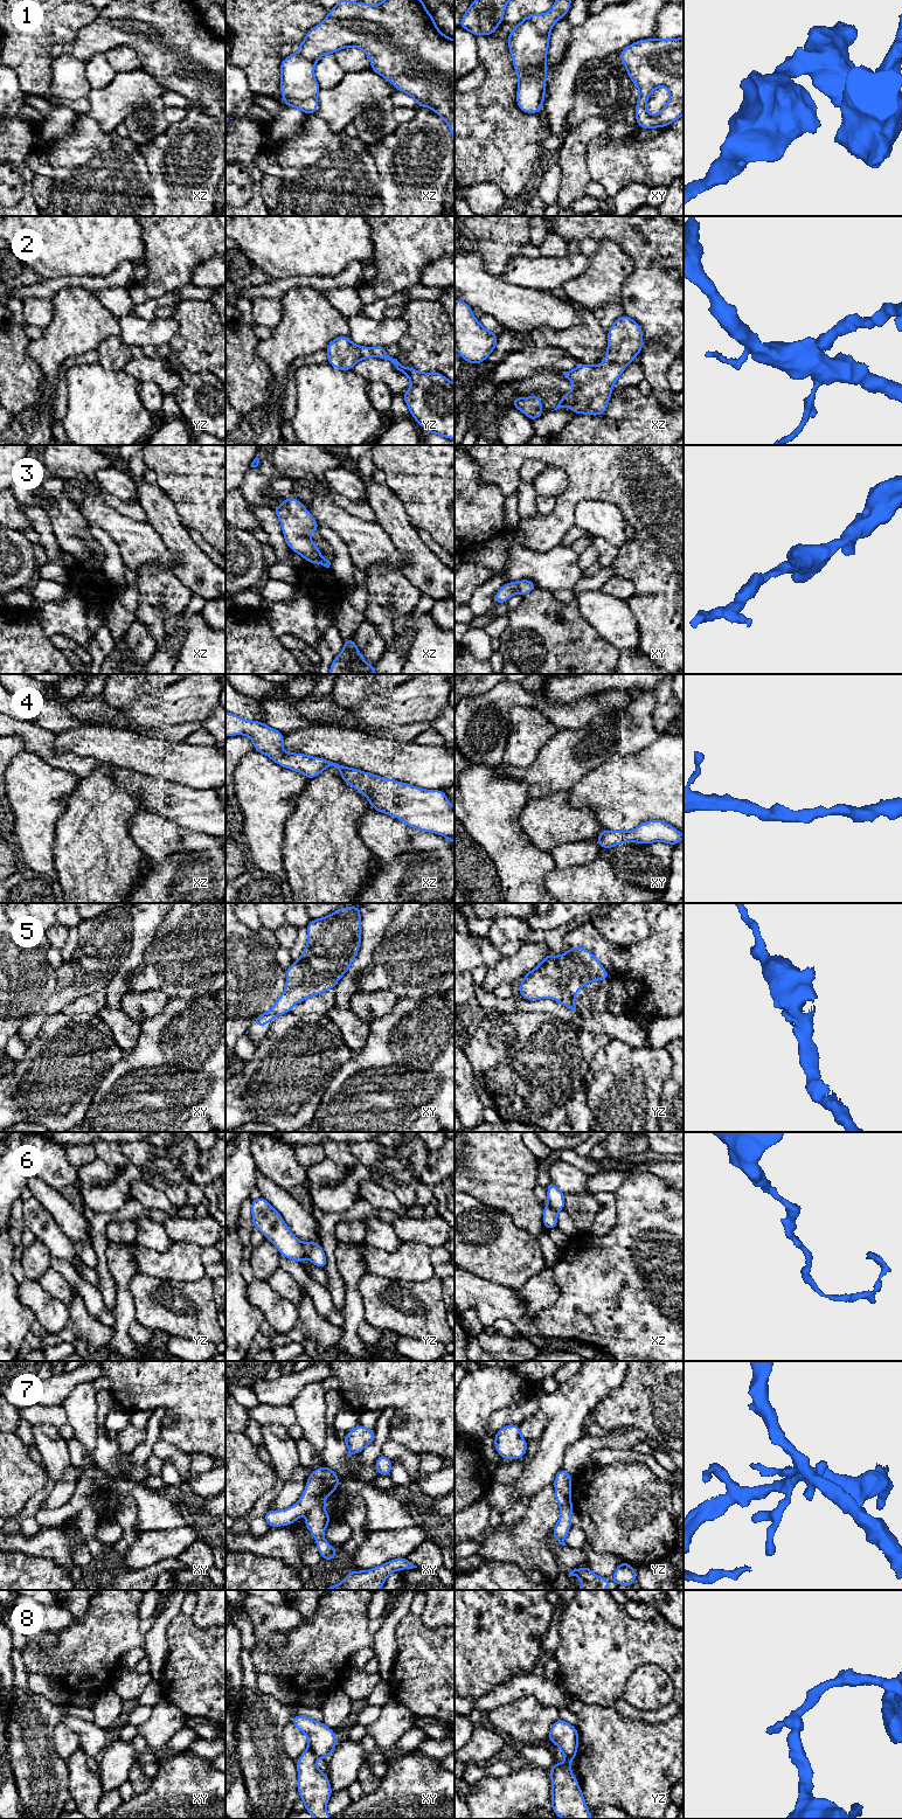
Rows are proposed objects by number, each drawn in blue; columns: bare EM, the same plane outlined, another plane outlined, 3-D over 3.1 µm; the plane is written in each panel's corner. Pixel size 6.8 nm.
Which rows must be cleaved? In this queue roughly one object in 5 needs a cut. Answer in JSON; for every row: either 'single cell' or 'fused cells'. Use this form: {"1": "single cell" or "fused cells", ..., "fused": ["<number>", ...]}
{"1": "single cell", "2": "single cell", "3": "single cell", "4": "single cell", "5": "single cell", "6": "fused cells", "7": "fused cells", "8": "fused cells", "fused": ["6", "7", "8"]}

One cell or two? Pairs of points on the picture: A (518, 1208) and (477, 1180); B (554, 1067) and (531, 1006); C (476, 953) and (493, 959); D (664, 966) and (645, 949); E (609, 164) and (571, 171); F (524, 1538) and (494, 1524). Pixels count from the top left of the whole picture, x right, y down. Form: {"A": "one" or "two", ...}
{"A": "one", "B": "two", "C": "one", "D": "one", "E": "two", "F": "two"}

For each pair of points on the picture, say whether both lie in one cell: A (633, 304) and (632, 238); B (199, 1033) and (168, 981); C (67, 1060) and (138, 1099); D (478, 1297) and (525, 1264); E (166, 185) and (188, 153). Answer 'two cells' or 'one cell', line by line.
A: one cell
B: two cells
C: two cells
D: two cells
E: one cell

